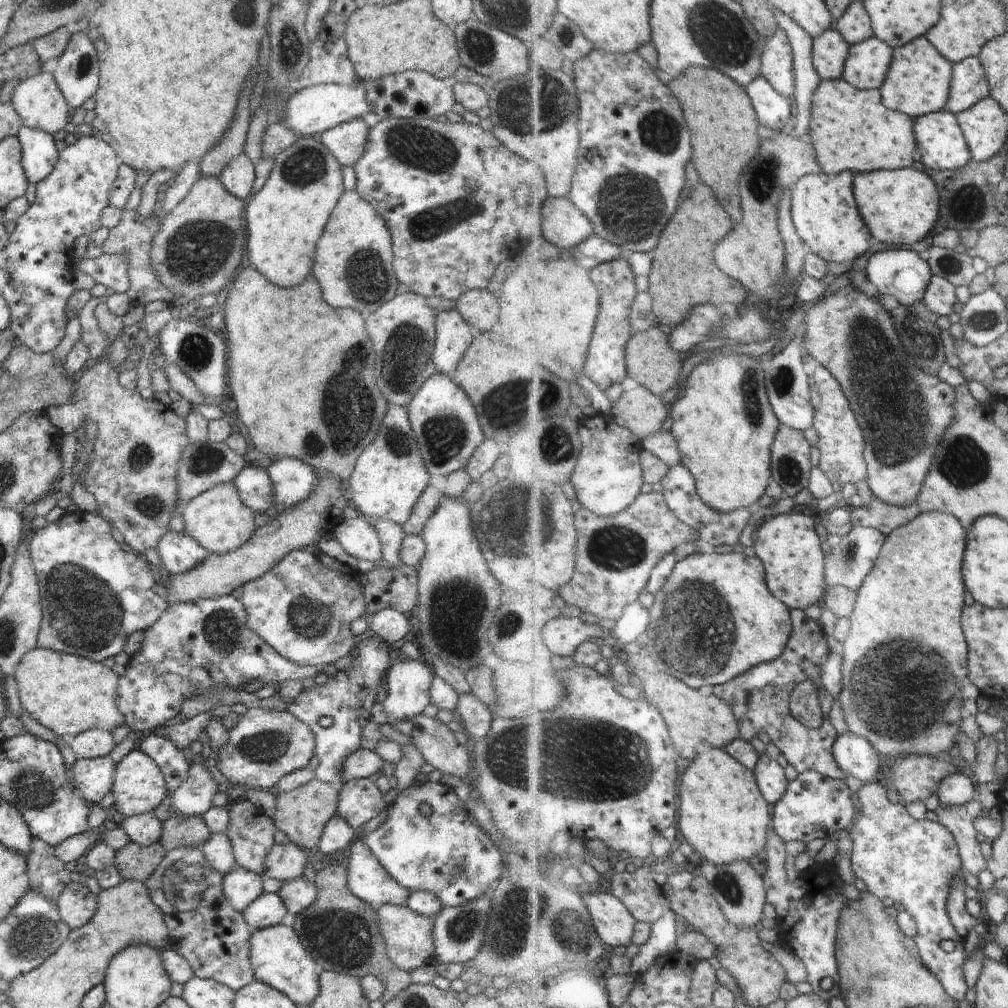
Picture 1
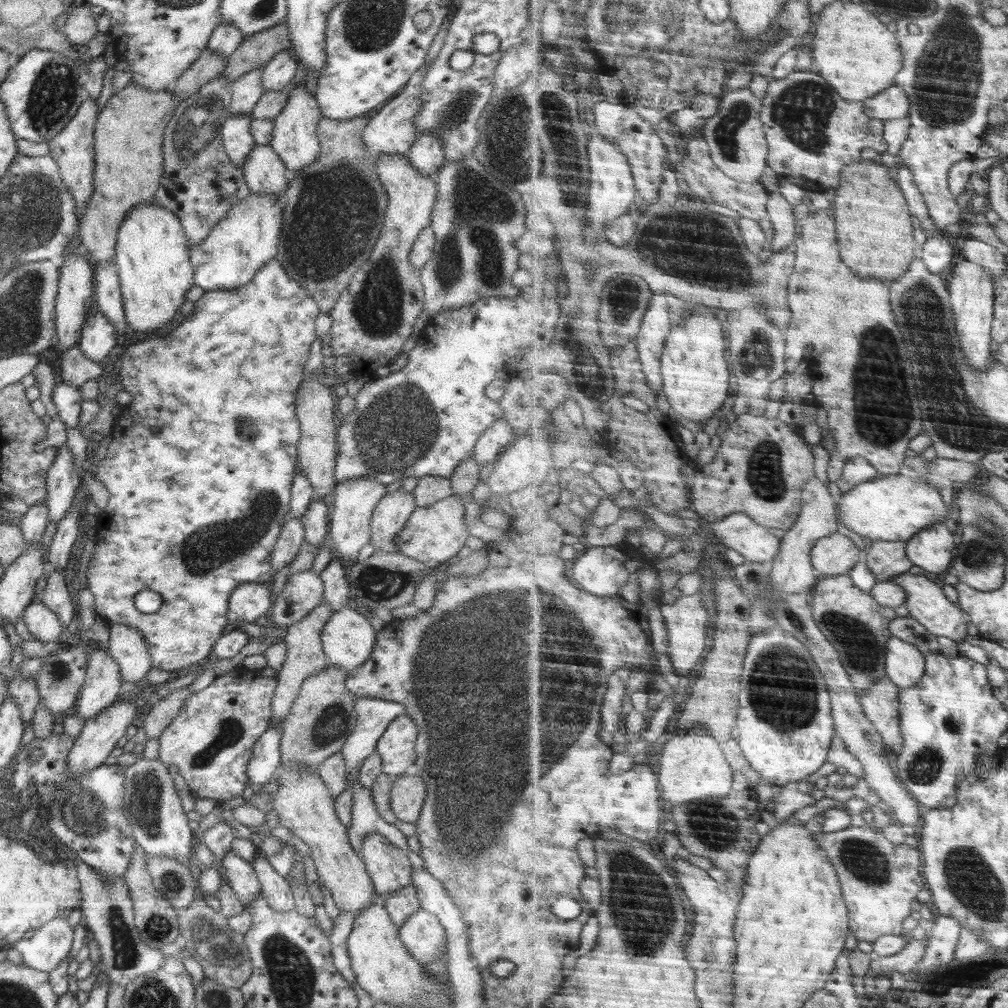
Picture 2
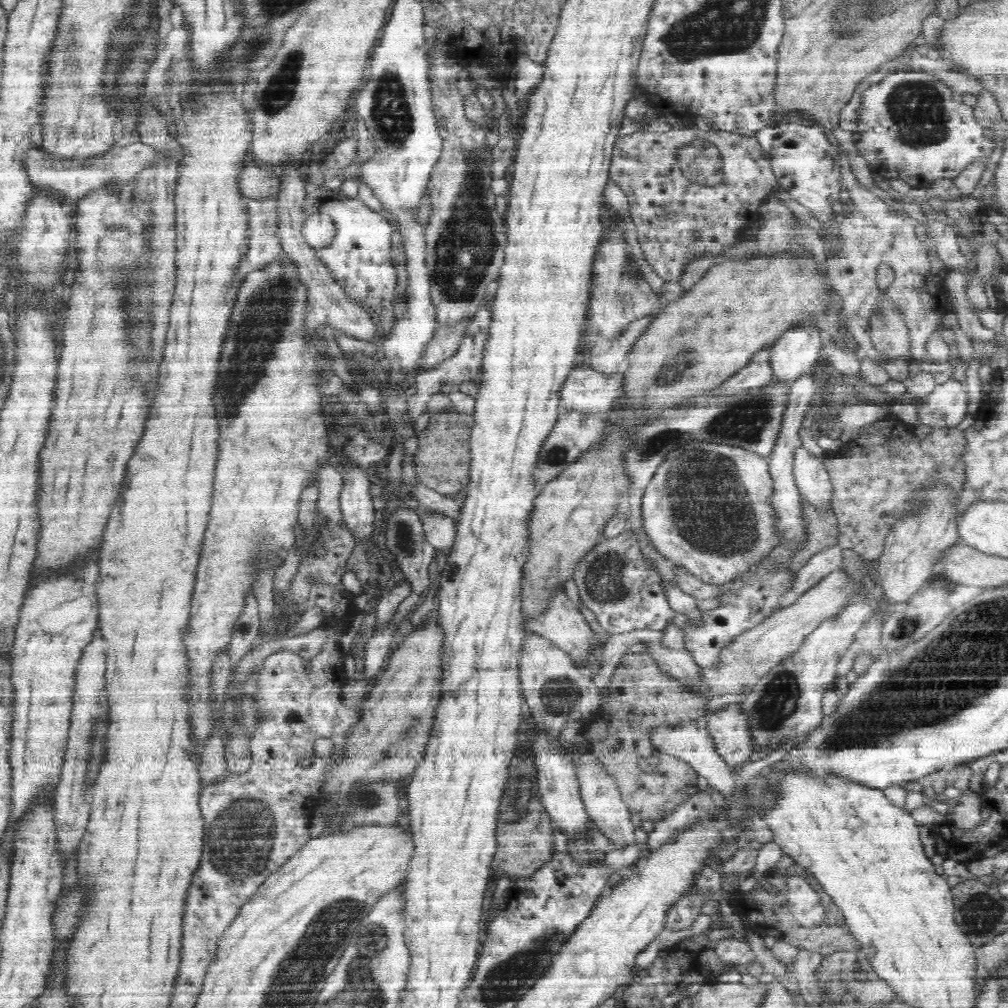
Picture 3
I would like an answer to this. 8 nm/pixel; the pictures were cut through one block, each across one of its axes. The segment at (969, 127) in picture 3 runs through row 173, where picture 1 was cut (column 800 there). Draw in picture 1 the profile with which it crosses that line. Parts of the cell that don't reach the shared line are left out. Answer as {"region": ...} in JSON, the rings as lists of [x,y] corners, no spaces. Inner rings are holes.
{"region":[[[771,829],[767,857],[768,871],[765,875],[769,902],[777,911],[777,924],[781,925],[781,940],[779,944],[796,954],[806,965],[808,980],[815,994],[824,996],[824,1000],[842,997],[840,988],[840,966],[837,957],[840,923],[843,910],[850,906],[851,900],[844,896],[844,880],[838,874],[836,865],[815,864],[813,867],[799,873],[796,880],[792,880],[786,872],[786,858],[788,858],[787,841]],[[826,978],[834,978],[836,986],[832,990],[824,990],[822,982]]]}

